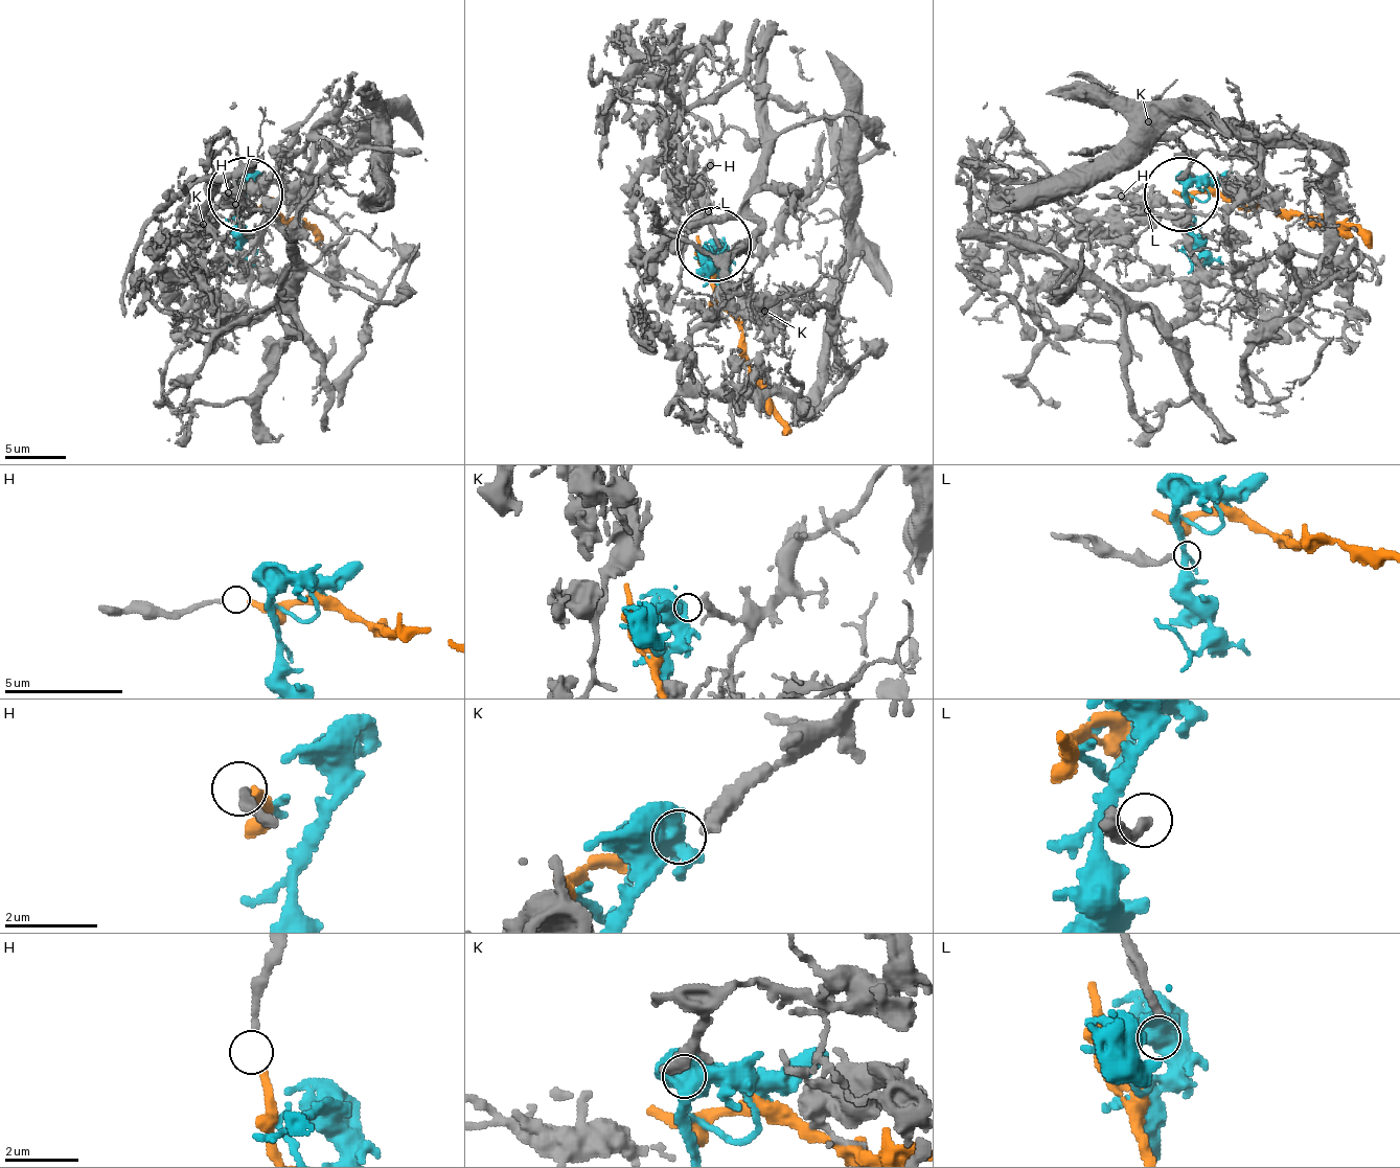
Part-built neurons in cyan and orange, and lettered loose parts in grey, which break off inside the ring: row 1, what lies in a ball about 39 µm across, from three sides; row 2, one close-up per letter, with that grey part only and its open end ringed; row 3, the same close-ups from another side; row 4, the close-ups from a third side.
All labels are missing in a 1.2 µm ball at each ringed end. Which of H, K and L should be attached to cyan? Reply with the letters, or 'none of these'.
K

